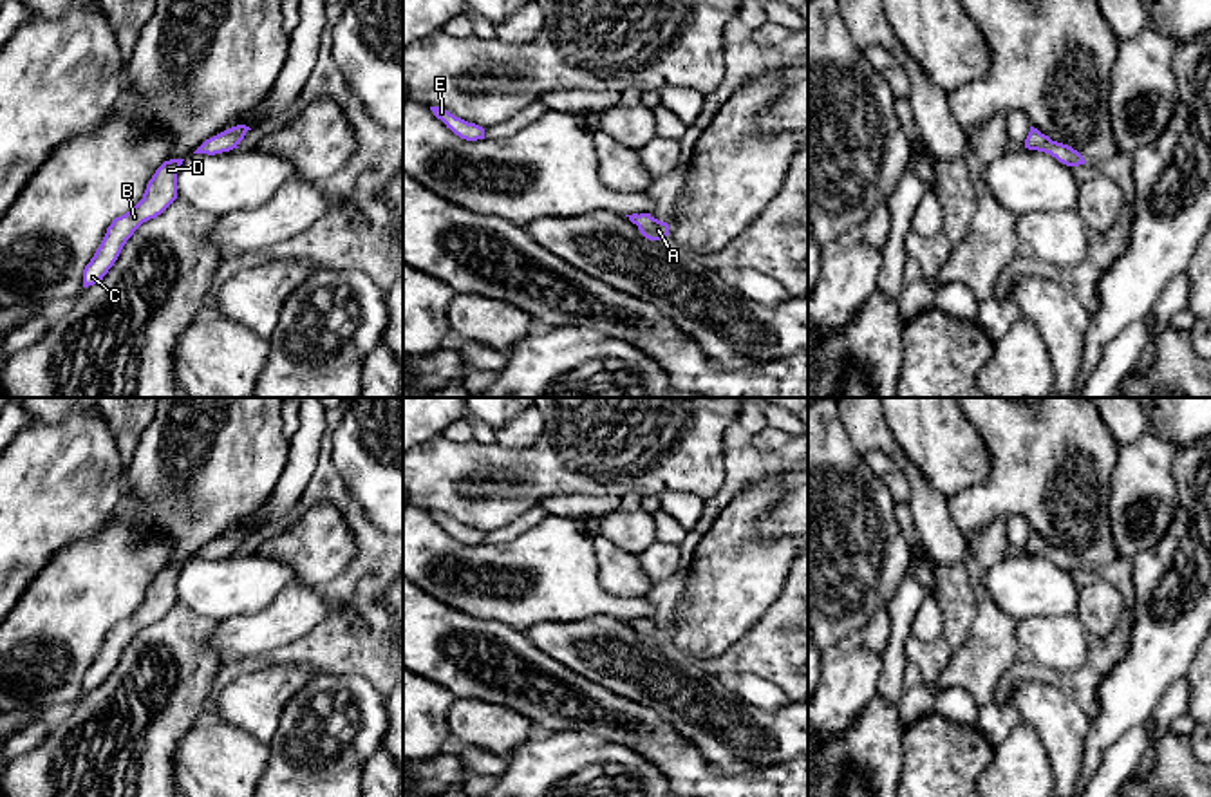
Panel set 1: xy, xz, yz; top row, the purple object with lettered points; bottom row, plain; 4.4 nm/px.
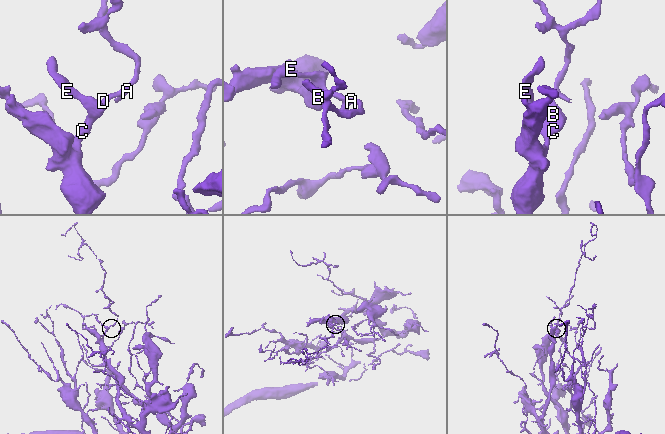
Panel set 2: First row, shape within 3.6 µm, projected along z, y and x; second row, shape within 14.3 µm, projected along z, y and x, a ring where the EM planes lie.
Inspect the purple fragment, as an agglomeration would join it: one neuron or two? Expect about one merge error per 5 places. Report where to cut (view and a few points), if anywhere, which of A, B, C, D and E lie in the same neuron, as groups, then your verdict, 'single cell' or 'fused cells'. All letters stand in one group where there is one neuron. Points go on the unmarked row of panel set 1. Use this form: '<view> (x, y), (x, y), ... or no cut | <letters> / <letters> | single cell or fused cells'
no cut | A B C D E | single cell

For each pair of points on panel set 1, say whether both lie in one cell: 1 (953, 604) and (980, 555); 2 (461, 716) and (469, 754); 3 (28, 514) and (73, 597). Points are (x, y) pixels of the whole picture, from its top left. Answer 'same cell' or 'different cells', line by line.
1: different cells
2: different cells
3: different cells

